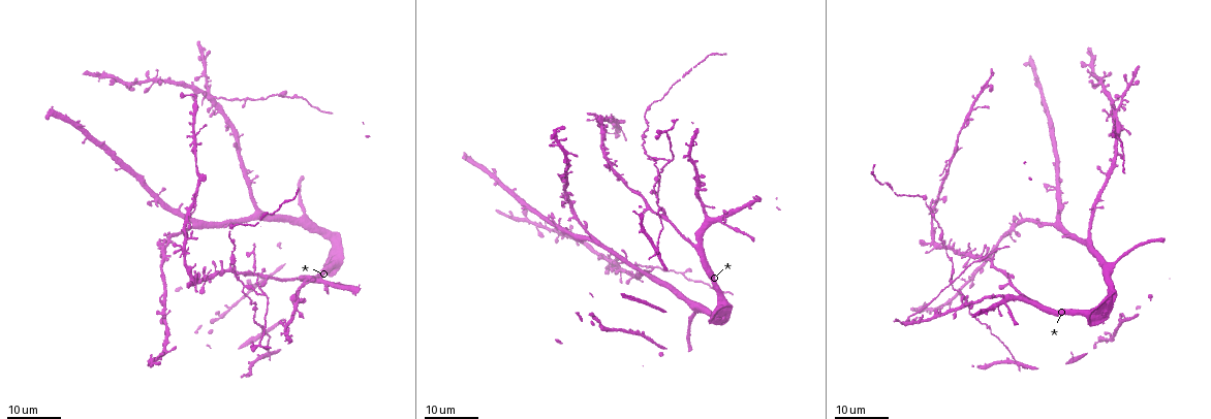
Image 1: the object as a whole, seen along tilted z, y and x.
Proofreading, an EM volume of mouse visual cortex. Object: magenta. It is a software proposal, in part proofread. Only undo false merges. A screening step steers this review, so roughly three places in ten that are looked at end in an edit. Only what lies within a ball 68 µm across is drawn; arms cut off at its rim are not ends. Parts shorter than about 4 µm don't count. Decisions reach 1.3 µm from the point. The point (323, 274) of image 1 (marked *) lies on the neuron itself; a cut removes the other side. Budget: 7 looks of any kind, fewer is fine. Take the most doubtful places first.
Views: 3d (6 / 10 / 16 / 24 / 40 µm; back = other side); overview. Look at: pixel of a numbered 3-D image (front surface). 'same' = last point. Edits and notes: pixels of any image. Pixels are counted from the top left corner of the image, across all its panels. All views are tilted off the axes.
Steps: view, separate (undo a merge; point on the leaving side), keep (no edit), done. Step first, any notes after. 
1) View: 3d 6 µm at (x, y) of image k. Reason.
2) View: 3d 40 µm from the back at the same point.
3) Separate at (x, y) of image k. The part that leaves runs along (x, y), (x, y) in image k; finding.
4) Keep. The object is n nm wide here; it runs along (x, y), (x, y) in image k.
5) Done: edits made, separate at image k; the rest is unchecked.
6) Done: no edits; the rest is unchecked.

View: 3d 24 µm at (242, 286) of image 1.

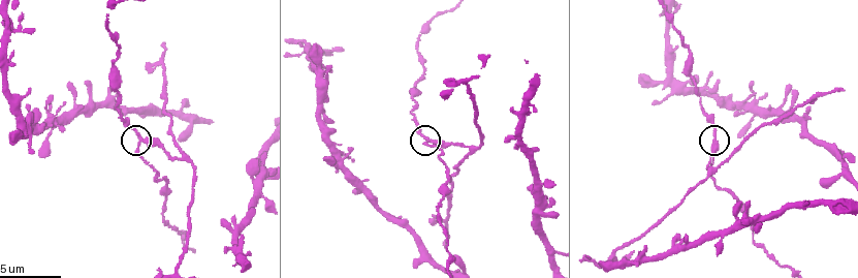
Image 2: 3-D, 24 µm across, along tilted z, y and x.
View: 3d 10 µm at (138, 142) of image 2.

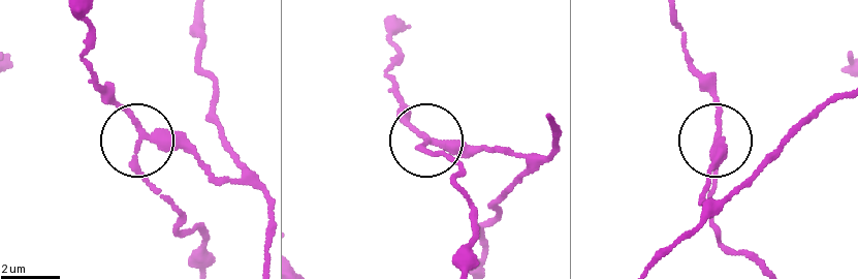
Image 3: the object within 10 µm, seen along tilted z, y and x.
Separate at (185, 147) of image 3. The part that leaves runs along (148, 132), (175, 137), (219, 175), (248, 181), (262, 195) in image 3; a second neuron is stuck on.

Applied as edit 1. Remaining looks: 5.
View: overview.

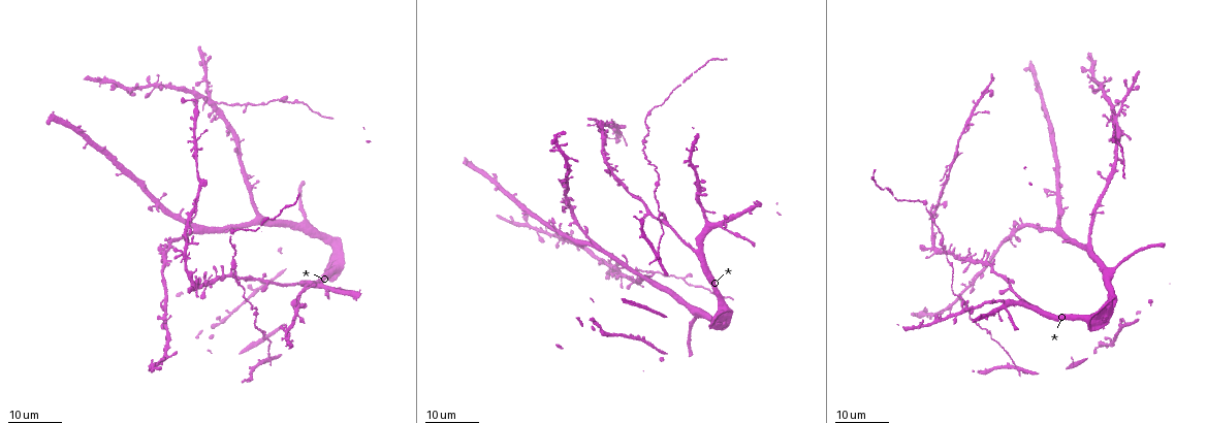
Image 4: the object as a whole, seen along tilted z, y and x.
View: 3d 16 µm at (1003, 308) of image 4. Three-way junction.

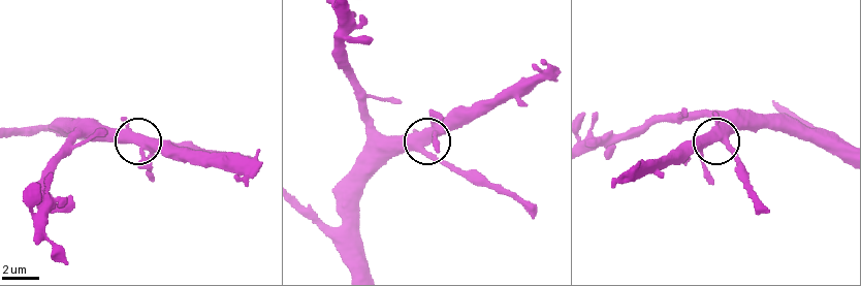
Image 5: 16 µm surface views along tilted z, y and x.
View: 3d 10 µm at (725, 140) of image 5.

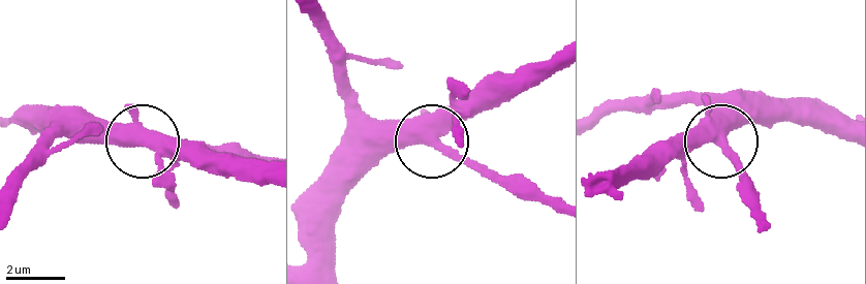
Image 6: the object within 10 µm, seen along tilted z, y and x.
Keep. The object is 380 nm wide here; it runs along (336, 262), (332, 210), (397, 149), (441, 142), (489, 177) in image 6; continuous, no second neuron.

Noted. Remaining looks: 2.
View: 3d 10 µm at (745, 109) of image 2. Four or more arms meet.

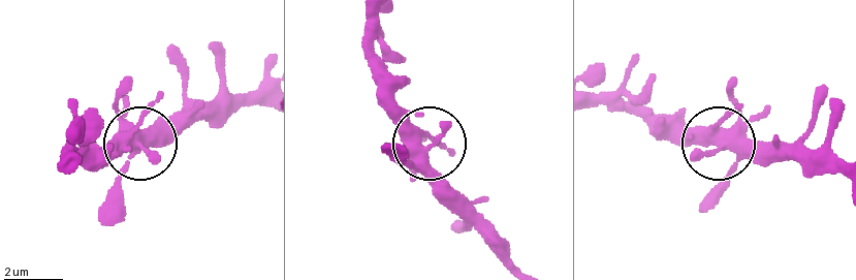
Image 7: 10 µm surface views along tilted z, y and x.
Keep. 5 arms meet here; it runs along (266, 104), (84, 159) in image 7; continuous, no second neuron.

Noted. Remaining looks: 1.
View: 3d 6 µm at (18, 122) of image 2. Looks like a crossing.

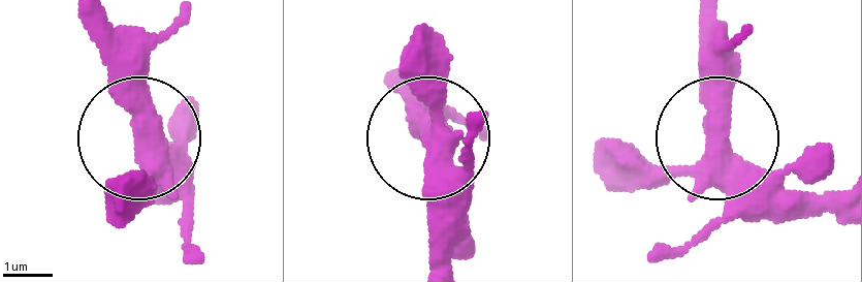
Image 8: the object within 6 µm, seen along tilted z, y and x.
Keep. It runs along (833, 198), (760, 188), (713, 149), (607, 167) in image 8; continuous, no second neuron.

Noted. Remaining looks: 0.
Done: edits made, separate at image 3; the rest is unchecked.

